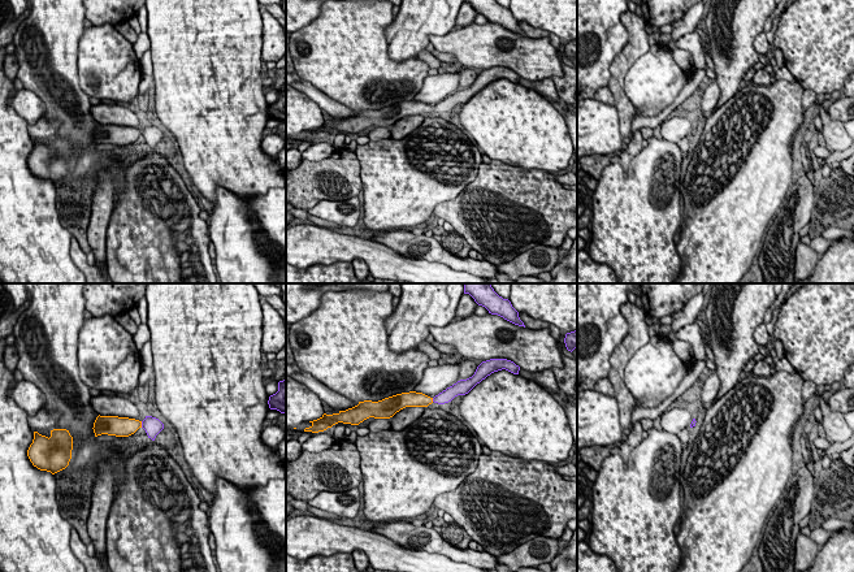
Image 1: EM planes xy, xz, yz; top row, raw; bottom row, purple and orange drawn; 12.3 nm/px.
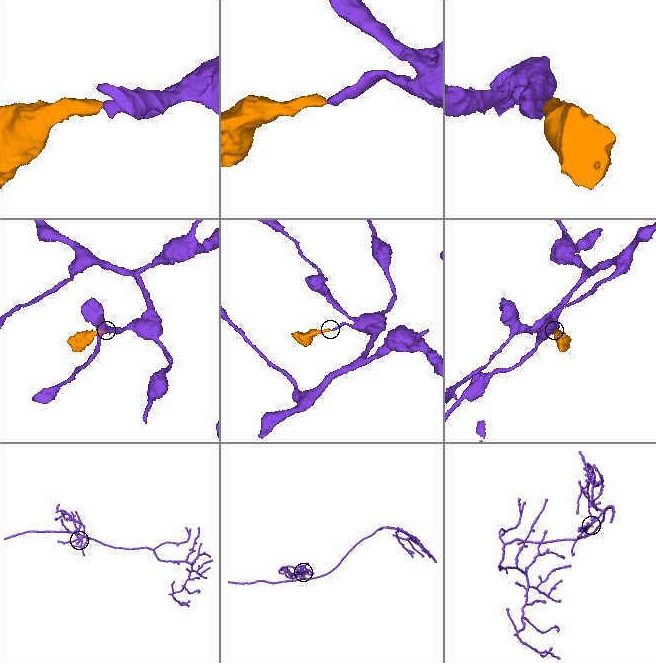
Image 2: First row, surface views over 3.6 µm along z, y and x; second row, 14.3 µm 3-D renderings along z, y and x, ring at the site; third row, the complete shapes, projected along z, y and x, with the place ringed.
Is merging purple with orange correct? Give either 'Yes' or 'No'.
Yes

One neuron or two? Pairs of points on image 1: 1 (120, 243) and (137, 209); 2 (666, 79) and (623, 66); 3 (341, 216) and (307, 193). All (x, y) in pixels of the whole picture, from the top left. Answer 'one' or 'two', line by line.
1: one
2: two
3: two

